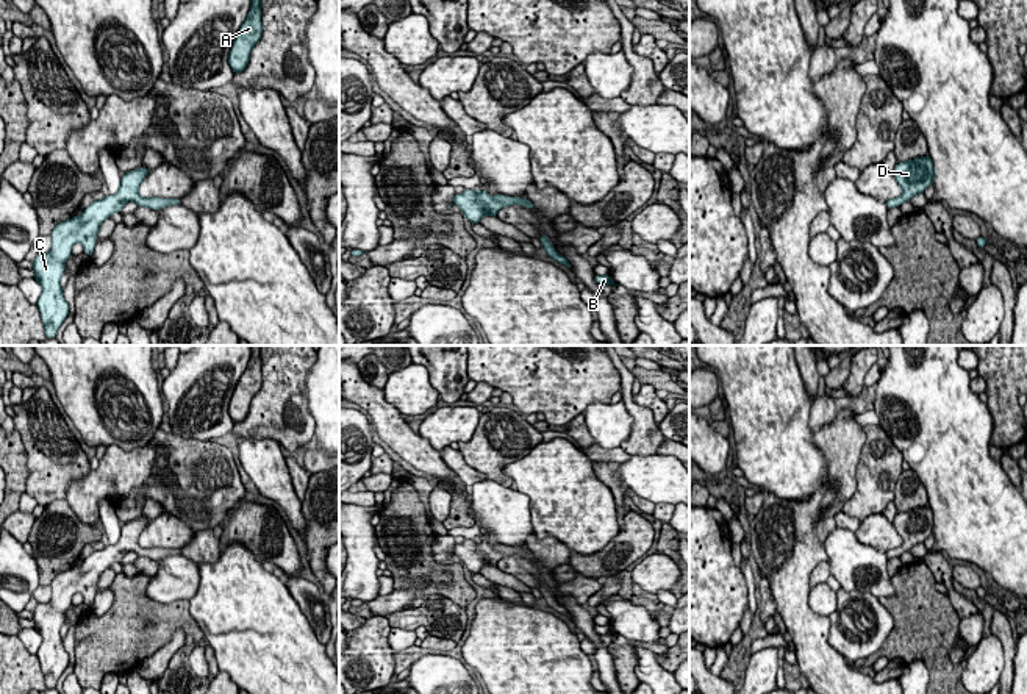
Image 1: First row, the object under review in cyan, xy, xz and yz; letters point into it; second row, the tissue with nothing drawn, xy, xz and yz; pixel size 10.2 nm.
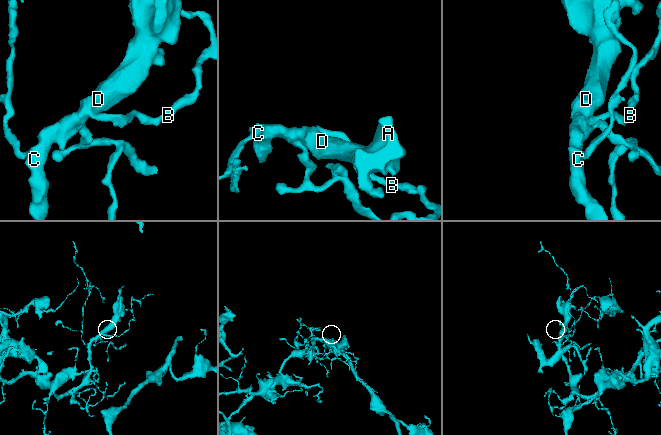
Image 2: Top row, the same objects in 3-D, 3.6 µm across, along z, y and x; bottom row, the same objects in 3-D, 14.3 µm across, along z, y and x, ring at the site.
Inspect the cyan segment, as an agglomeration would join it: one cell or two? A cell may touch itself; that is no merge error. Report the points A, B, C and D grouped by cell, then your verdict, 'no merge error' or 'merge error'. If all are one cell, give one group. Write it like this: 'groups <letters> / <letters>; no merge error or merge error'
groups A B C D; no merge error

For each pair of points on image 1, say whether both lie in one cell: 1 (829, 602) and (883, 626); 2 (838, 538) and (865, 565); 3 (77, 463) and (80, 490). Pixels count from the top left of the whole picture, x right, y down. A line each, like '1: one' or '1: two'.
1: two
2: one
3: two

